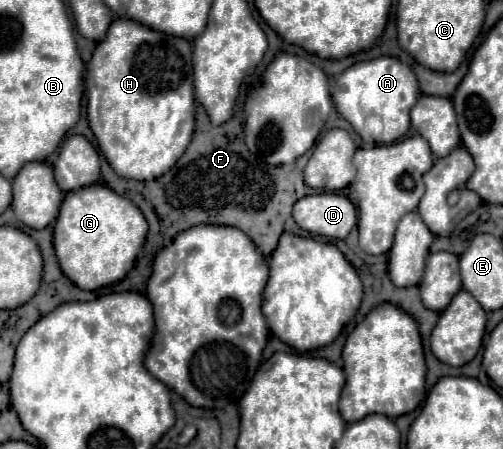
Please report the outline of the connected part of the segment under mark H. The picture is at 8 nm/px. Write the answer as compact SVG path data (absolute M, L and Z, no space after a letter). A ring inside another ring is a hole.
M115 19L87 65L87 119L100 153L119 177L151 181L165 175L191 143L195 129L195 95L191 43L165 35L131 19Z

